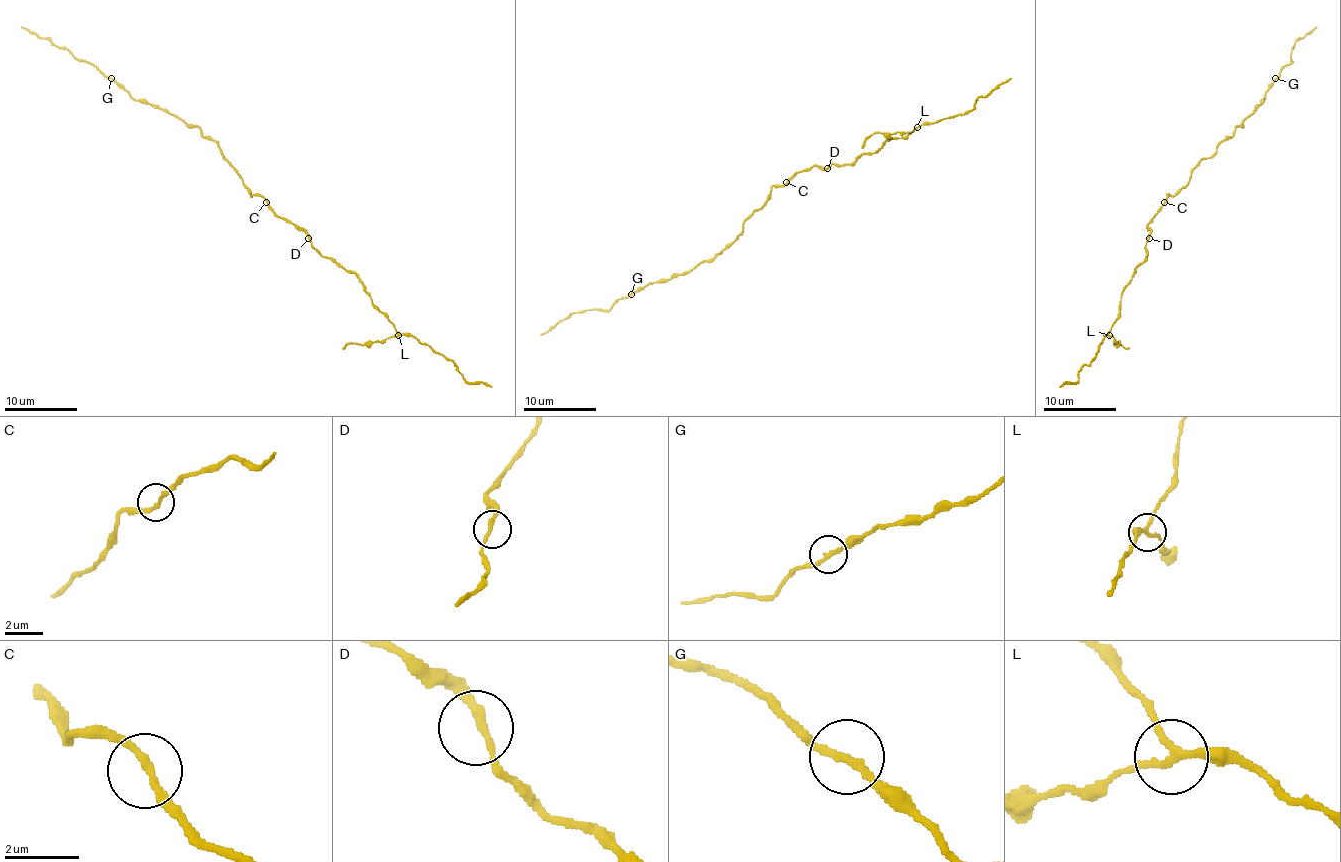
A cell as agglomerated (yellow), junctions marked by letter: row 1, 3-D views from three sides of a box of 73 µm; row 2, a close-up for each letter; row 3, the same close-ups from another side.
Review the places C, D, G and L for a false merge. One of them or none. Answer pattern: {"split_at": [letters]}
{"split_at": ["L"]}

